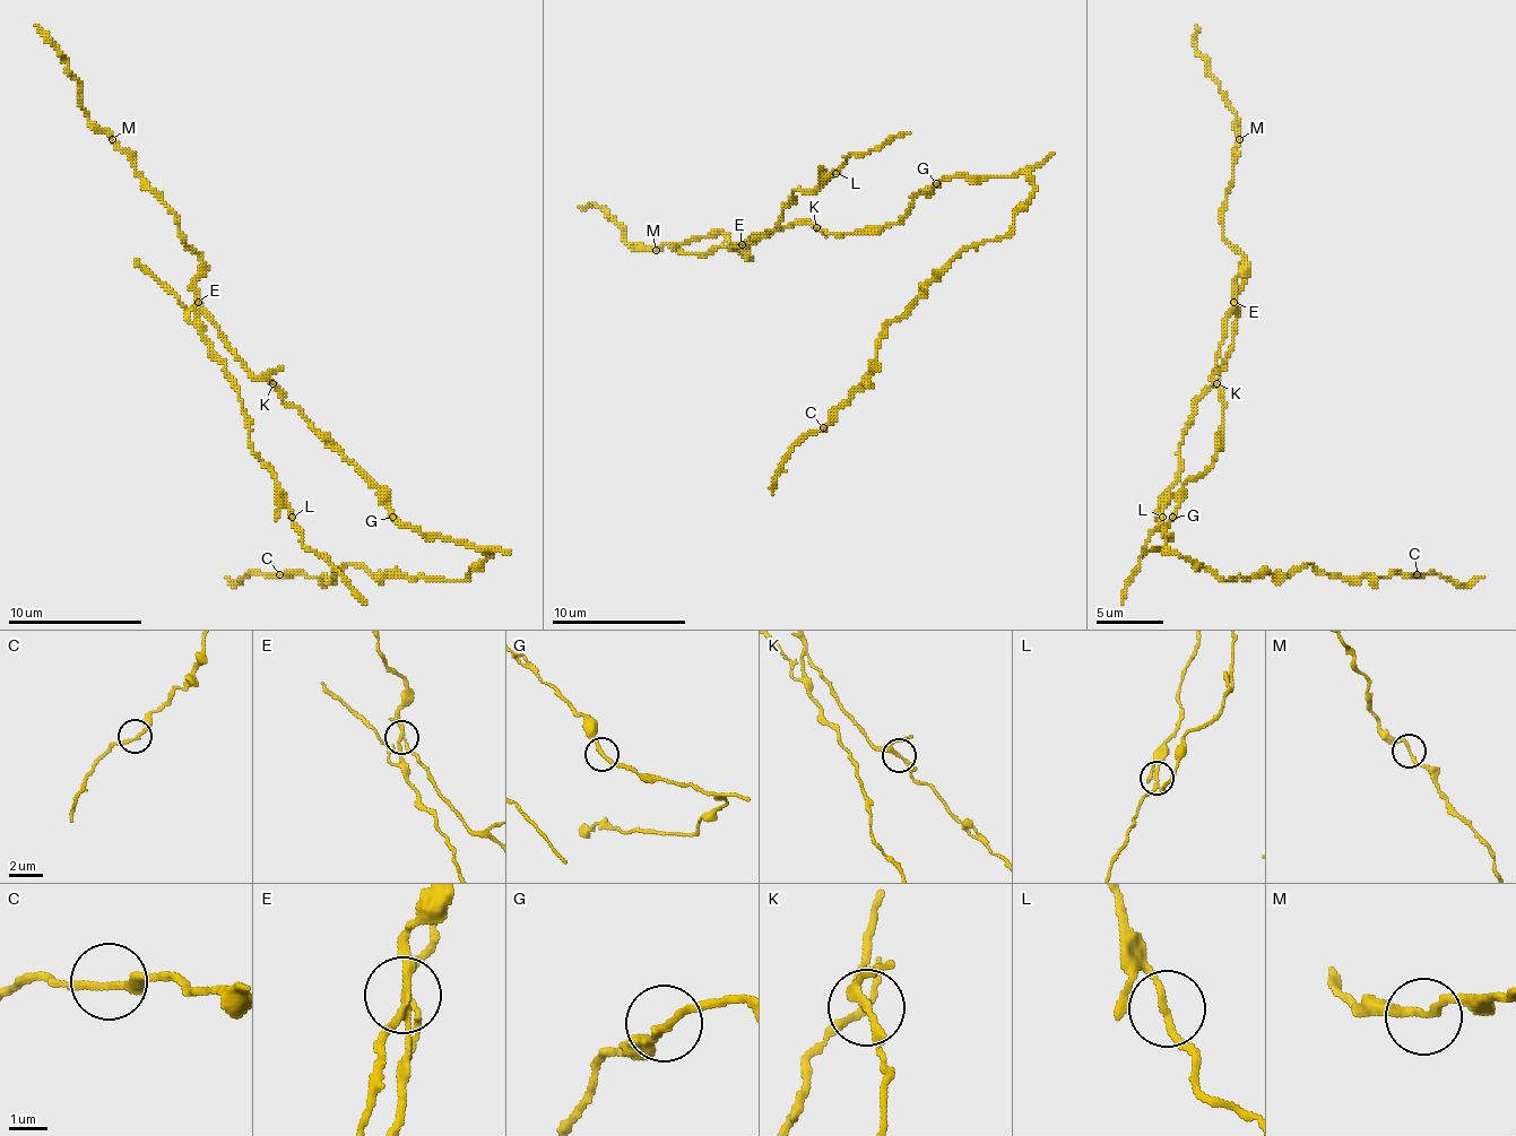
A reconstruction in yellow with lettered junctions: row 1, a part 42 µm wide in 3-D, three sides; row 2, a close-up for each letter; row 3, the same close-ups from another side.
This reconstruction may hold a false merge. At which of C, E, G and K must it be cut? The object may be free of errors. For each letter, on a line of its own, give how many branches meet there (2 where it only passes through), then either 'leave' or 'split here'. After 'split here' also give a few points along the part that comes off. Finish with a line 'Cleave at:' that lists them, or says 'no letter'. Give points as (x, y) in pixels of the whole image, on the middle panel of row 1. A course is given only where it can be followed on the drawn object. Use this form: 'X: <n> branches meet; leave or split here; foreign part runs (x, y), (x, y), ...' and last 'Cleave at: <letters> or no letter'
C: 2 branches meet; leave
E: 3 branches meet; split here; foreign part runs (743, 243), (739, 246), (759, 240), (772, 231), (796, 190), (813, 193), (849, 153), (866, 153), (910, 133)
G: 2 branches meet; leave
K: 3 branches meet; leave
Cleave at: E

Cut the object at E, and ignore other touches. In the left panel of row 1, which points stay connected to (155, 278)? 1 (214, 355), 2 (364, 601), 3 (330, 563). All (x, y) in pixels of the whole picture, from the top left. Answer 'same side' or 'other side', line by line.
1: same side
2: same side
3: same side

